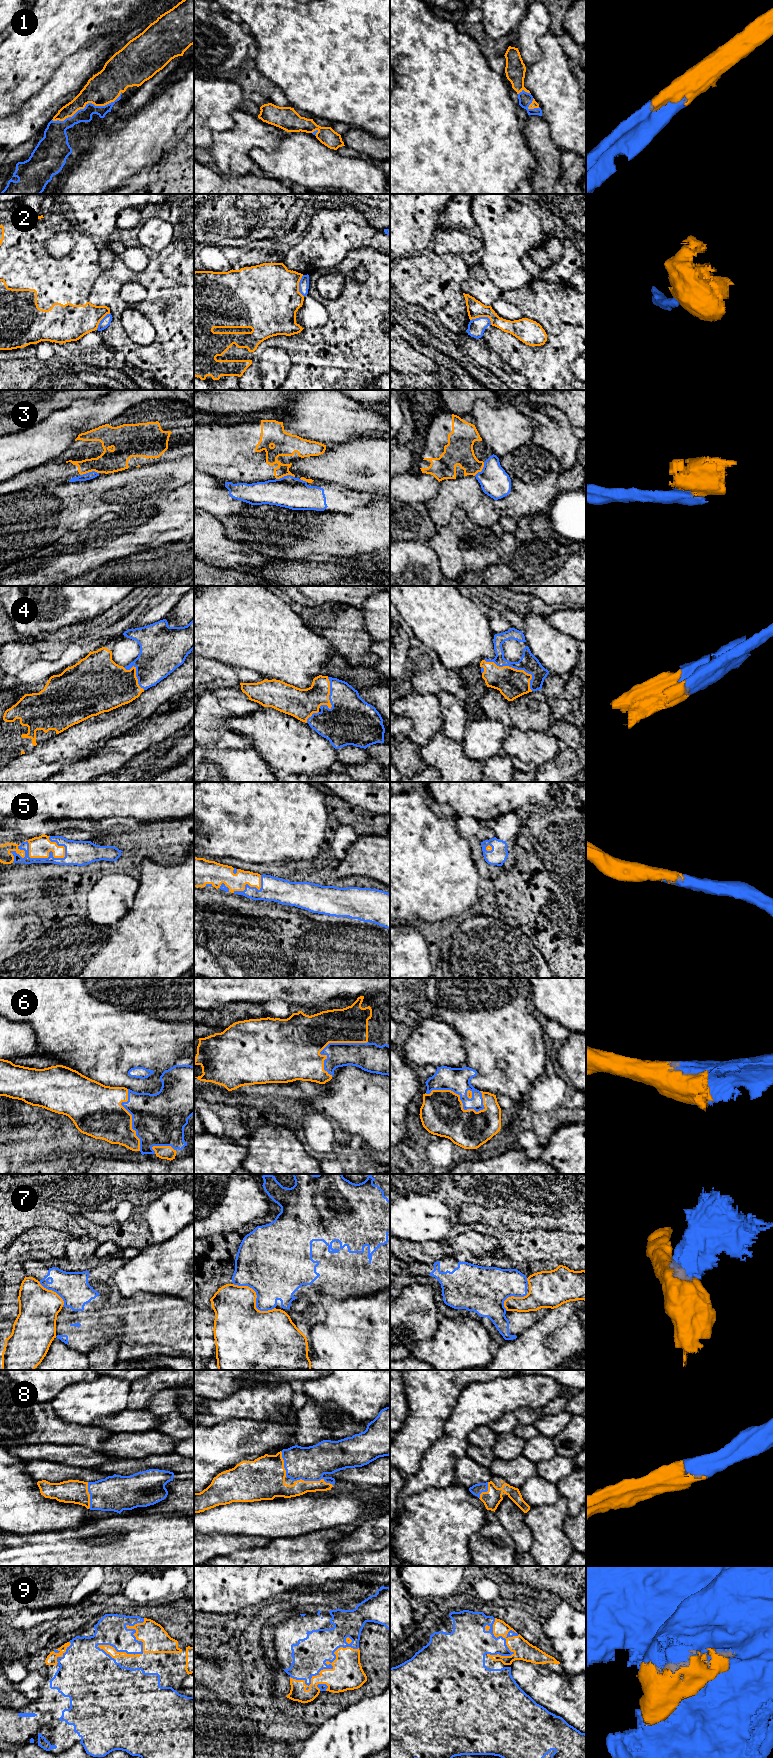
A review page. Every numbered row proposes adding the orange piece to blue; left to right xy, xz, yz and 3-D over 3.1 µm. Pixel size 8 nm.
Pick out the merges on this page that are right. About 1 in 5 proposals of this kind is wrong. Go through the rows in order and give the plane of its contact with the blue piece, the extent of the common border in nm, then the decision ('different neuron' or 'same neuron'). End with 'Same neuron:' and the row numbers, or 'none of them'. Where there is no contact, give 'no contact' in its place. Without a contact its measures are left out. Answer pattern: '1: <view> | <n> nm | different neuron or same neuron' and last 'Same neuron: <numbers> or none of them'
1: xy | 600 nm | same neuron
2: yz | 180 nm | different neuron
3: xy | 150 nm | different neuron
4: yz | 460 nm | same neuron
5: xy | 360 nm | same neuron
6: yz | 500 nm | same neuron
7: xz | 400 nm | different neuron
8: xz | 320 nm | same neuron
9: xy | 460 nm | same neuron
Same neuron: 1, 4, 5, 6, 8, 9

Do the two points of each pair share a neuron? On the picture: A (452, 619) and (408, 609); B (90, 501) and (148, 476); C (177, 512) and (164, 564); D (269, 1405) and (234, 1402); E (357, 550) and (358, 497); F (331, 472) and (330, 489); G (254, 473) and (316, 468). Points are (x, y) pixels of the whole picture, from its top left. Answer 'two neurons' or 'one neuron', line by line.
A: one neuron
B: one neuron
C: two neurons
D: one neuron
E: two neurons
F: two neurons
G: two neurons

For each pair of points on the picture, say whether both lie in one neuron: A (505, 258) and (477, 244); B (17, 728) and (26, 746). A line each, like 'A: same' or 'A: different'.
A: different
B: same

